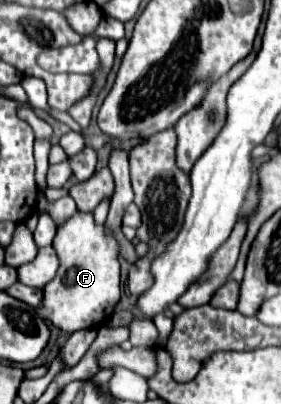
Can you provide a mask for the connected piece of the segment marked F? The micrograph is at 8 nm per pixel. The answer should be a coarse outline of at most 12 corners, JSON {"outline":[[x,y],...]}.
{"outline":[[76,210],[52,246],[48,320],[102,326],[120,302],[118,240]]}

